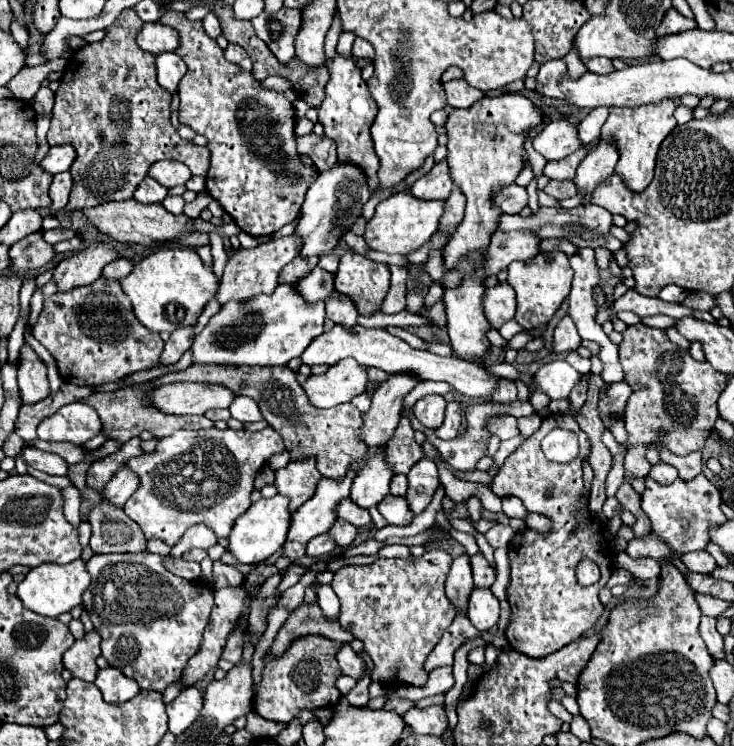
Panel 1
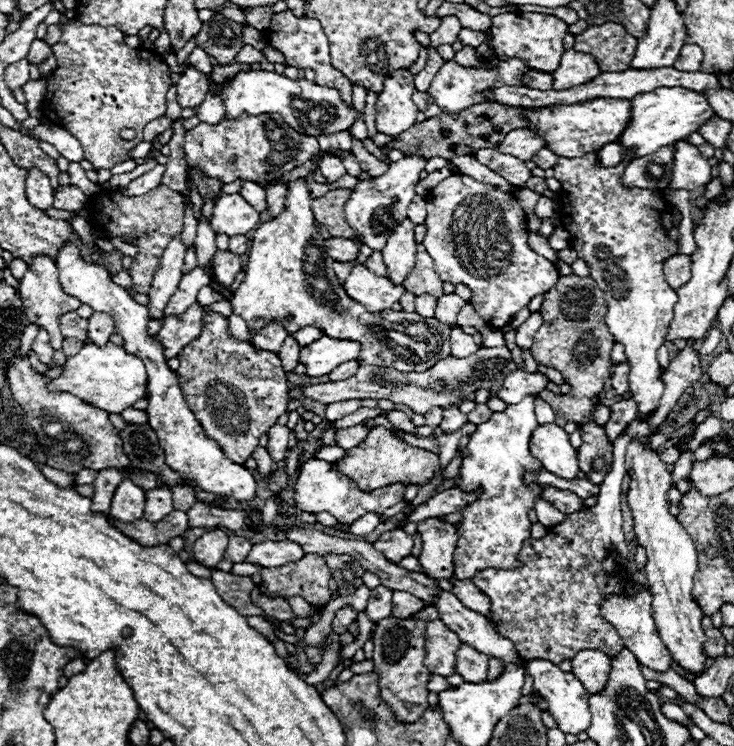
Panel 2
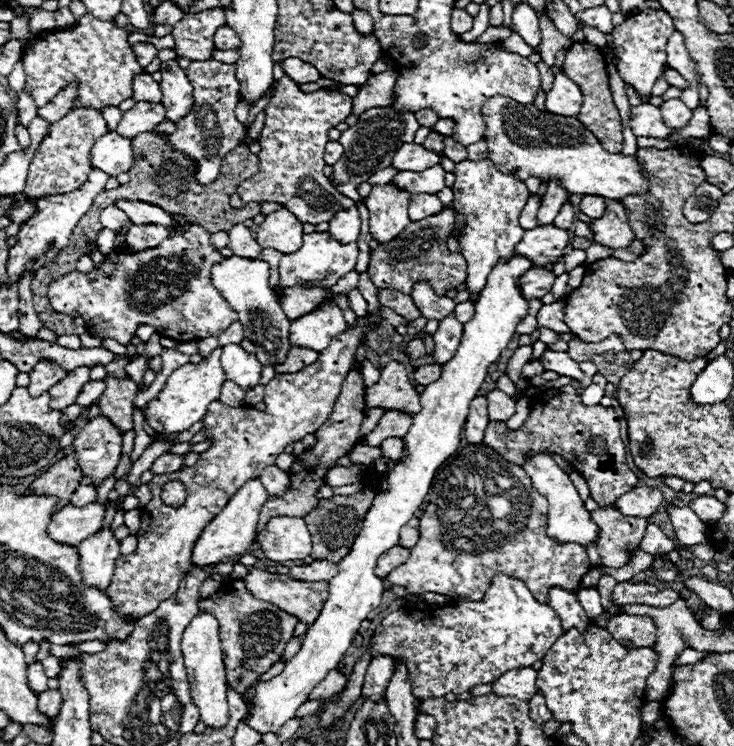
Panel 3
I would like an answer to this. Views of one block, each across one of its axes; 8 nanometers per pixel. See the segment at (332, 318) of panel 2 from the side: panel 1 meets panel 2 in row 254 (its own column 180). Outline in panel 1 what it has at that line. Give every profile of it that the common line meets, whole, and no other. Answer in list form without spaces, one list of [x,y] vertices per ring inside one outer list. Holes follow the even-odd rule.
[[[158,248],[156,252],[150,252],[146,258],[134,264],[134,270],[122,280],[122,288],[134,304],[136,318],[146,328],[154,332],[174,332],[176,328],[194,326],[198,322],[198,316],[202,314],[204,306],[218,290],[218,278],[212,272],[212,268],[204,266],[200,256],[192,248]]]

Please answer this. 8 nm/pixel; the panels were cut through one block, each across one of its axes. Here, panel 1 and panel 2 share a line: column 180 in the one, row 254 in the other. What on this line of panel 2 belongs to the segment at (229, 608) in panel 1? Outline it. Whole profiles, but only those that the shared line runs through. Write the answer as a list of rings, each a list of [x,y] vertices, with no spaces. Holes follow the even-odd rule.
[[[676,254],[664,260],[664,276],[672,288],[680,288],[684,282],[690,280],[690,256]]]

